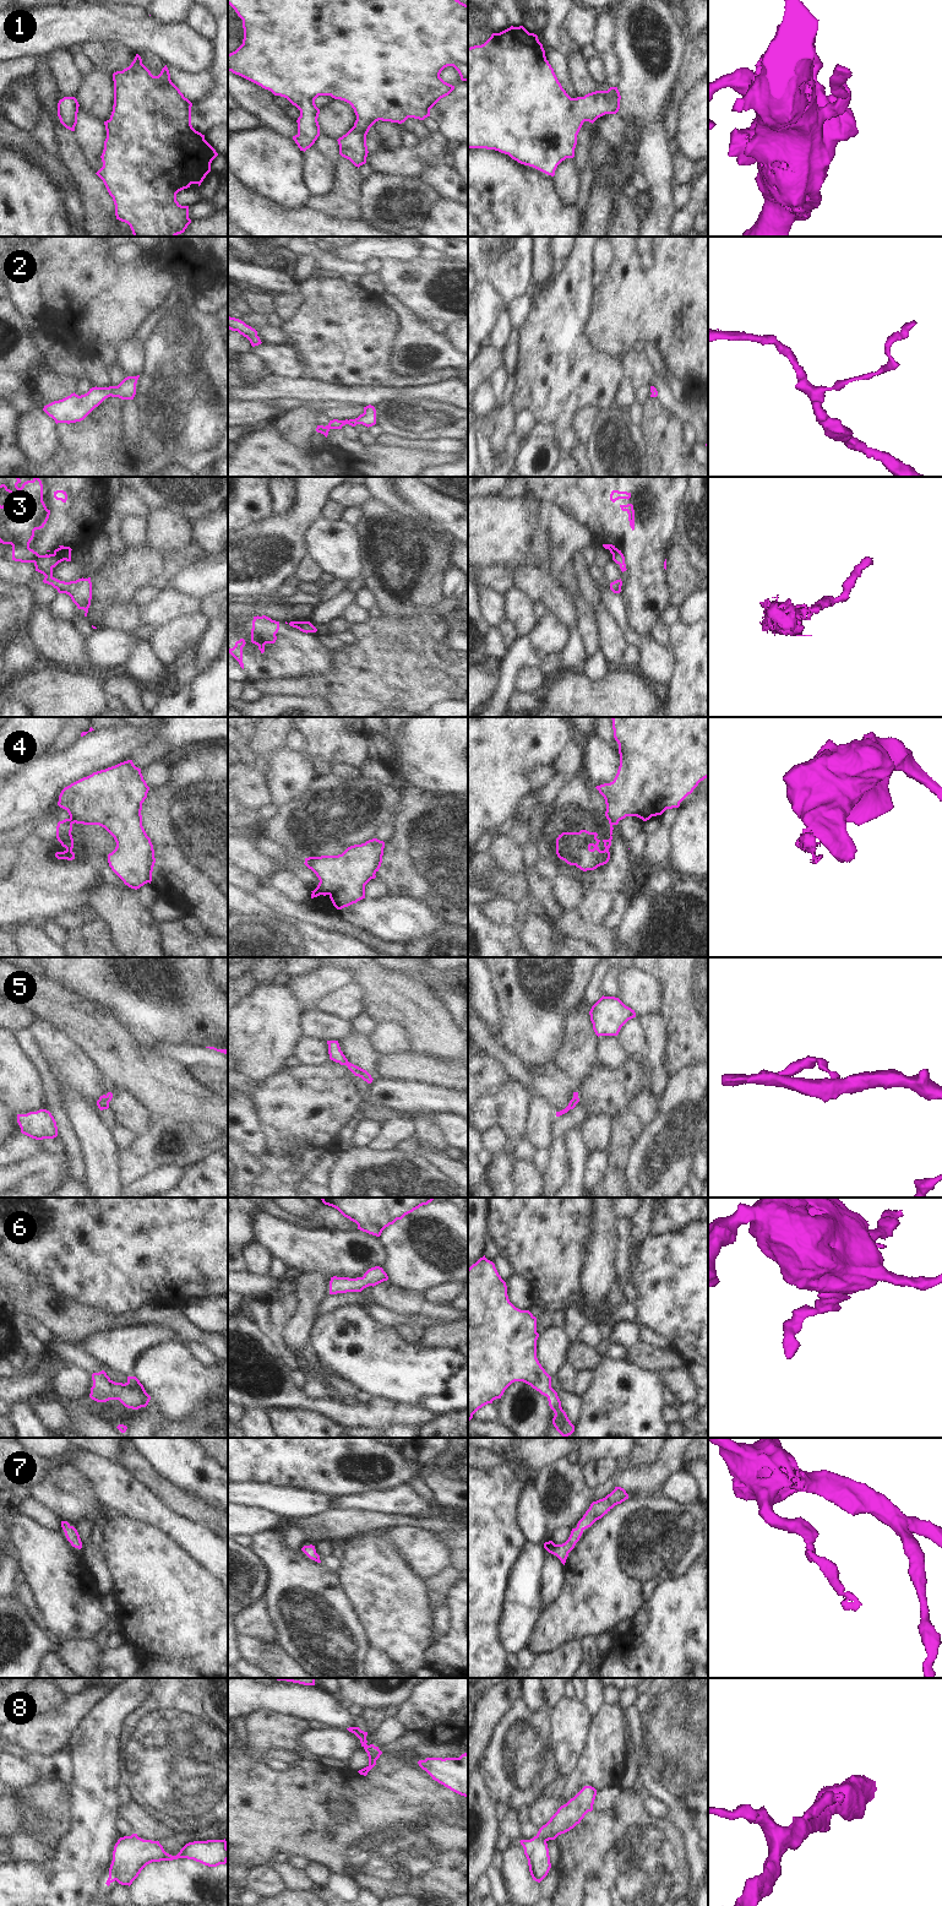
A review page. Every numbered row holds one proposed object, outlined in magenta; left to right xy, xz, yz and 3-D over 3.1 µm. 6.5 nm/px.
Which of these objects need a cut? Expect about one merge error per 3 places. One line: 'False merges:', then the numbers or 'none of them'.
False merges: 3, 4, 8

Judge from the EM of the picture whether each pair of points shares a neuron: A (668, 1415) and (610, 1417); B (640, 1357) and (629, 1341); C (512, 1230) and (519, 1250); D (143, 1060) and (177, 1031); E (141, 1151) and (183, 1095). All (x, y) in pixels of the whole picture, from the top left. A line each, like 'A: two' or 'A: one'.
A: two
B: two
C: one
D: two
E: two

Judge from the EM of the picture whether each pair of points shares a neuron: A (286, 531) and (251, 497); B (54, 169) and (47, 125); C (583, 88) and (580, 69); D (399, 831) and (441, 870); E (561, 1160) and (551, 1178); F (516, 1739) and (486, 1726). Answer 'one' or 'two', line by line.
A: two
B: two
C: one
D: one
E: one
F: two

